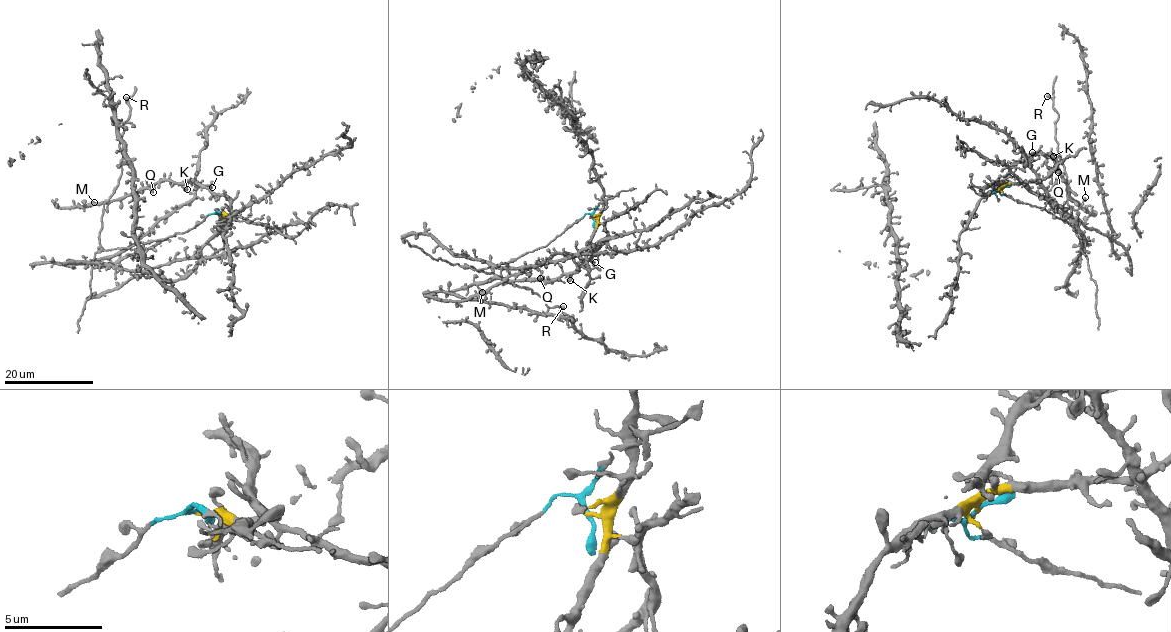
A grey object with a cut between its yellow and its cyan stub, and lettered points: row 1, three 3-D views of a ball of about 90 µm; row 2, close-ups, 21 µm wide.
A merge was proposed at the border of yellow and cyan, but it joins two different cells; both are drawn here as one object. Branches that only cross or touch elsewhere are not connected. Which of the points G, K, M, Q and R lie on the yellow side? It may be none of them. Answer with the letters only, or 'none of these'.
none of these

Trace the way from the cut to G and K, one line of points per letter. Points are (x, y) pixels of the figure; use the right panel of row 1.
G: (1002, 189), (1002, 195), (1068, 223), (1081, 241), (1066, 183), (1049, 155), (1032, 153)
K: (1002, 189), (1002, 195), (1068, 223), (1081, 241), (1068, 187), (1046, 157), (1053, 156)

